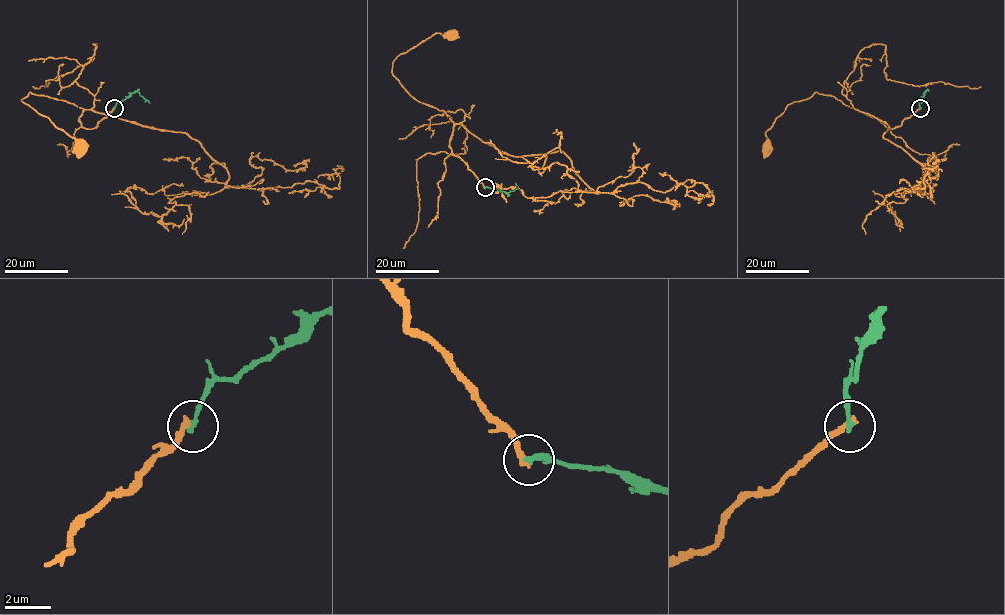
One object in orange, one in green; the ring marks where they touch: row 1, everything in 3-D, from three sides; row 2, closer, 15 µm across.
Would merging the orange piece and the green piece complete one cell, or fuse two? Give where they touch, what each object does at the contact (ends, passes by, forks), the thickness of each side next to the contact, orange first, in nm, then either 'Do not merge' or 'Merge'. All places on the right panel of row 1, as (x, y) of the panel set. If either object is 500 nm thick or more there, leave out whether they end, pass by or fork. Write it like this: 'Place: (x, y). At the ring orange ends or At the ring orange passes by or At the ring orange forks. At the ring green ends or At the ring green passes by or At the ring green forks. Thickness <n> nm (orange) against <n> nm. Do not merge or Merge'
Place: (920, 108). At the ring orange ends. At the ring green ends. Thickness 280 nm (orange) against 220 nm. Do not merge

